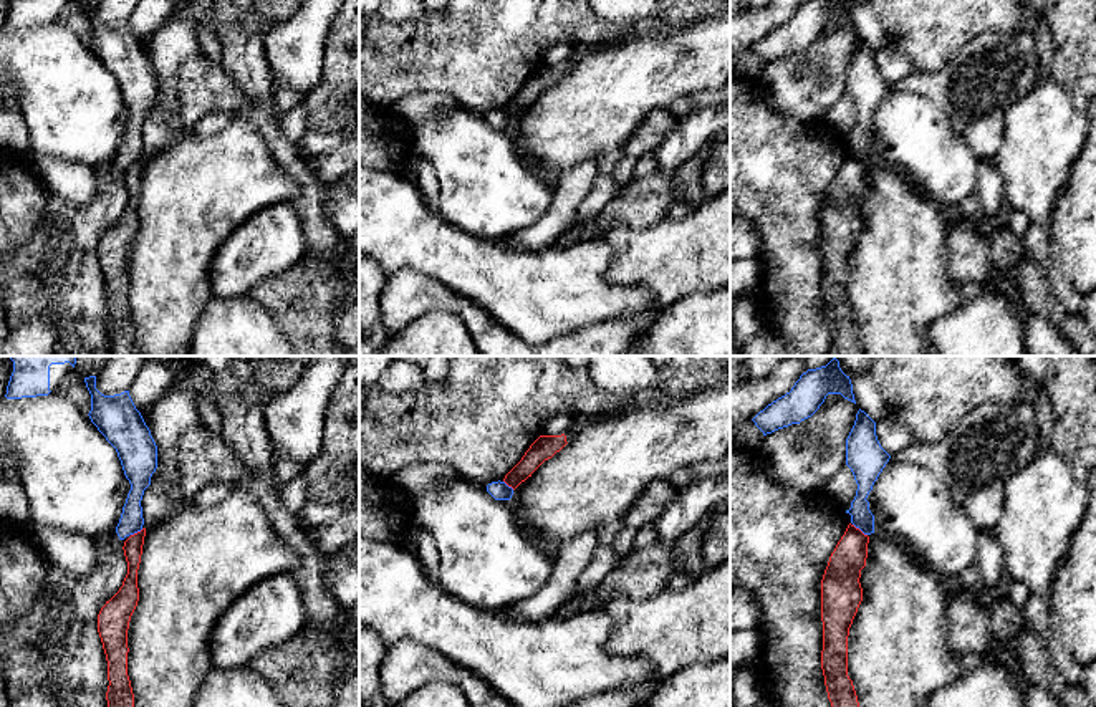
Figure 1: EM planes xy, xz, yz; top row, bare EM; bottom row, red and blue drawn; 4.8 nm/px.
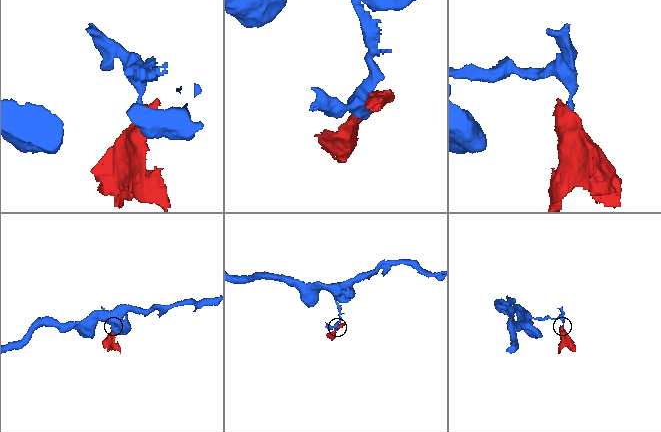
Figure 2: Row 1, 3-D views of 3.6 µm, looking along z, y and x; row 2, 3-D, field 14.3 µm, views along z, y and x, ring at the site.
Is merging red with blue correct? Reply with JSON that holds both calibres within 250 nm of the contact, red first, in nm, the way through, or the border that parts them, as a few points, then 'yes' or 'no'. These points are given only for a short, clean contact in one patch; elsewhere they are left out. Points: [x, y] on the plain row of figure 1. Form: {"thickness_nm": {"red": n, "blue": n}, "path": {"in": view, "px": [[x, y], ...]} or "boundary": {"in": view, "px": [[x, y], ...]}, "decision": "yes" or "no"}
{"thickness_nm": {"red": 180, "blue": 110}, "boundary": {"in": "yz", "px": [[853, 153], [866, 164]]}, "decision": "no"}

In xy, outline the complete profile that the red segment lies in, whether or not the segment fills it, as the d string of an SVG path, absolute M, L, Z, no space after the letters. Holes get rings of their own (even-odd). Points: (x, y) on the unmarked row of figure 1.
M146 157L124 171L127 204L119 220L106 230L98 243L98 262L108 290L108 339L111 356L142 356L134 341L134 323L127 305L127 258L139 230L137 199Z

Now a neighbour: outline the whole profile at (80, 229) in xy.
M111 162L94 171L98 190L88 205L71 205L60 195L48 192L46 209L33 237L0 260L0 298L5 308L5 321L17 328L25 321L45 313L56 326L56 344L53 356L111 356L108 339L108 290L98 262L98 243L101 237L119 220L127 204L124 179L114 177Z

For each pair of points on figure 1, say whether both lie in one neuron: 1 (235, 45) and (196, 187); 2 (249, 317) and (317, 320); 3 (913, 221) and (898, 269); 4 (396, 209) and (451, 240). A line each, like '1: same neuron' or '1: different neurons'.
1: different neurons
2: different neurons
3: same neuron
4: same neuron

